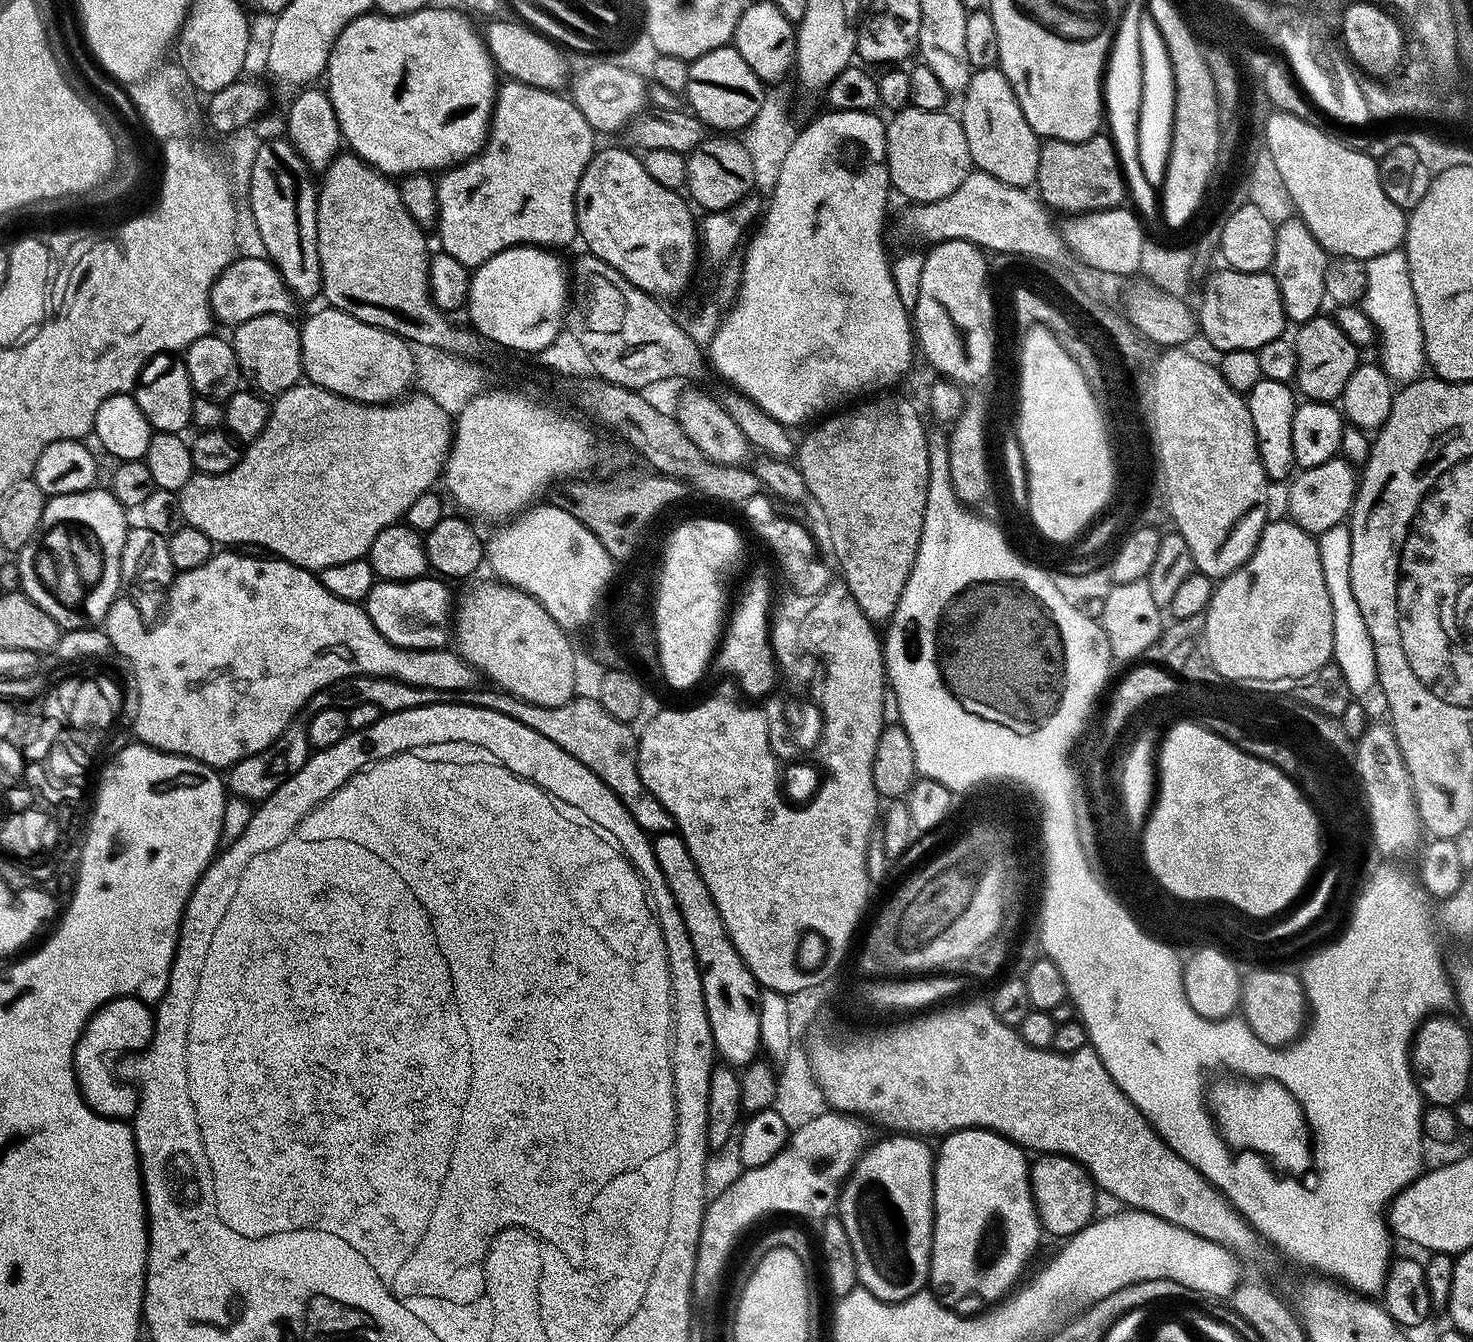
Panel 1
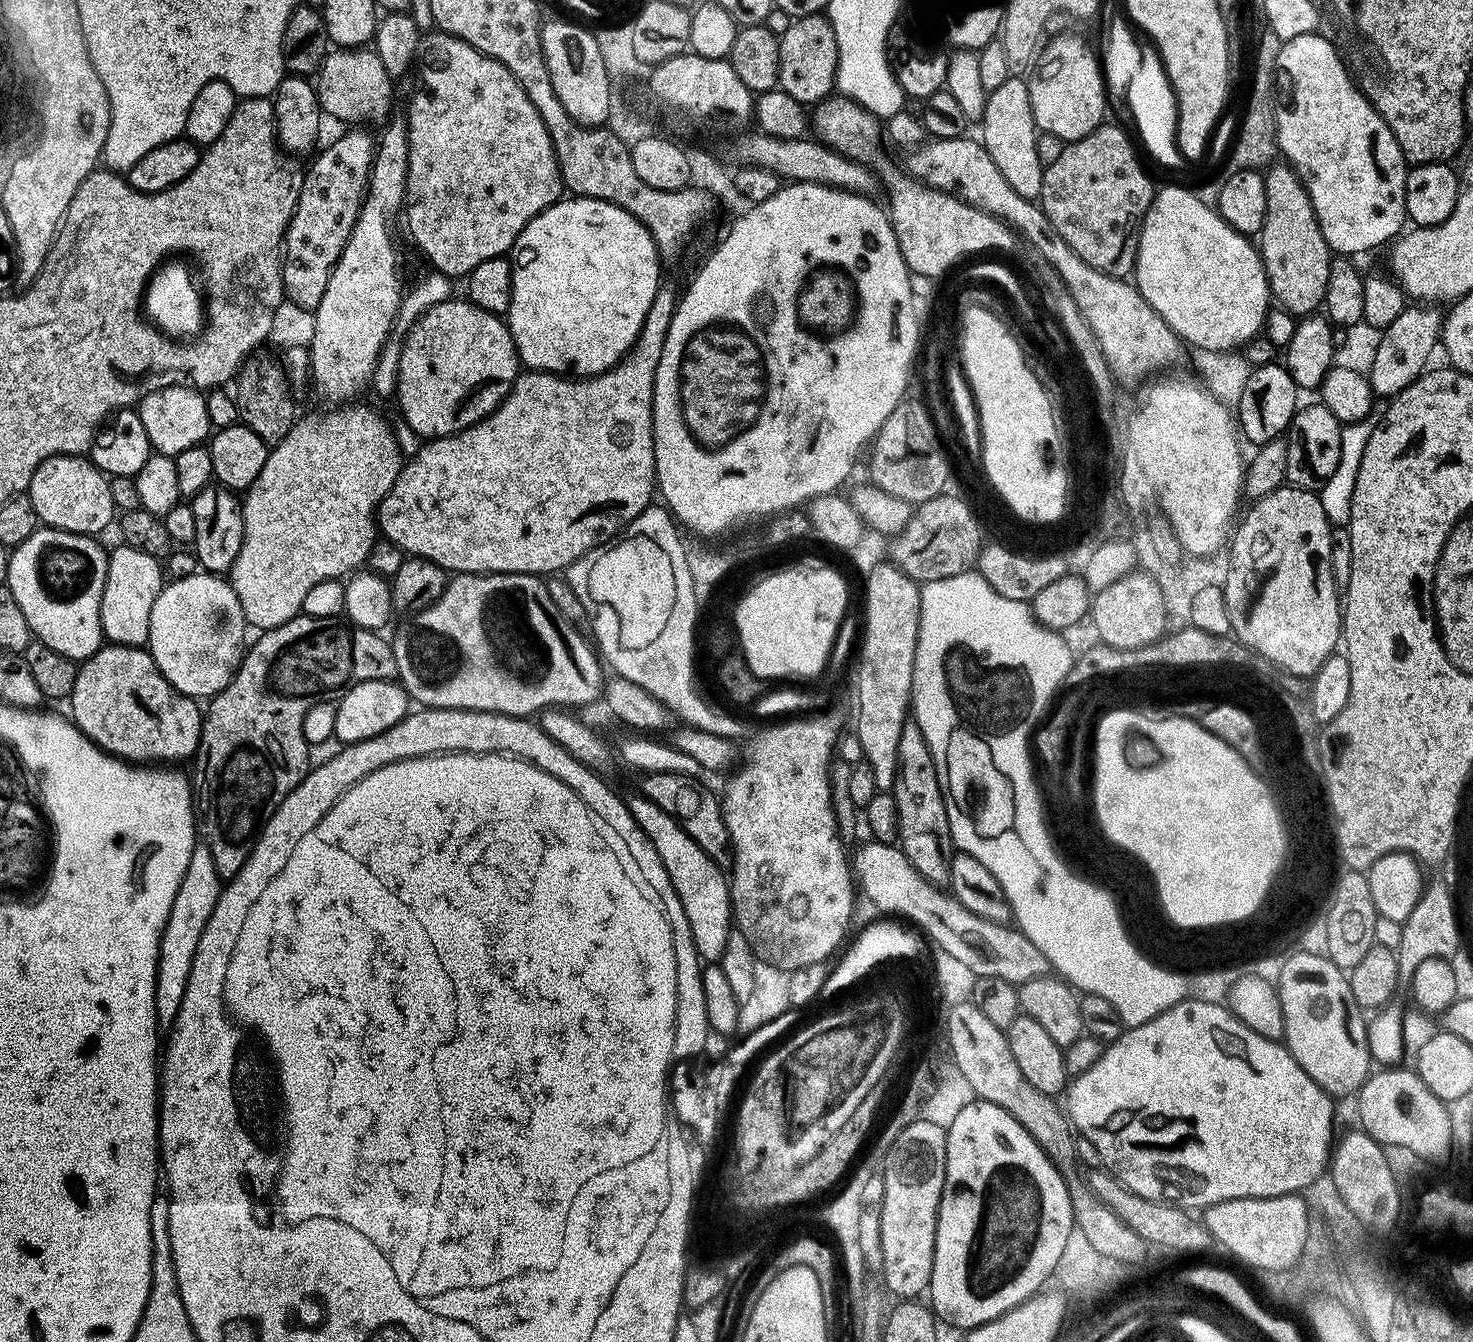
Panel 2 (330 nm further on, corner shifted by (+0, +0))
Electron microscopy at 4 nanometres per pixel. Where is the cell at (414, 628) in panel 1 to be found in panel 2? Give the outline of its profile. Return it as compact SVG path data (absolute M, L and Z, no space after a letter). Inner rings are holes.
M526 572L457 575L455 578L449 579L447 590L430 607L423 608L421 612L415 613L409 620L412 621L402 625L397 630L396 637L391 637L390 643L394 650L396 675L399 683L403 684L404 691L415 703L417 700L417 705L425 708L465 708L471 712L501 712L507 716L528 718L553 706L592 704L595 700L601 699L606 683L601 657L594 651L593 645L558 612L558 607L554 606L553 599L547 593L545 581L539 575Z

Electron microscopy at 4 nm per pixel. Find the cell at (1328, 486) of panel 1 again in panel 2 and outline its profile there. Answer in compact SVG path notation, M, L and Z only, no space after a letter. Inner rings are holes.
M1406 306L1388 328L1381 331L1381 341L1374 364L1366 373L1375 395L1391 398L1410 386L1429 367L1428 359L1441 339L1442 312L1436 306Z

